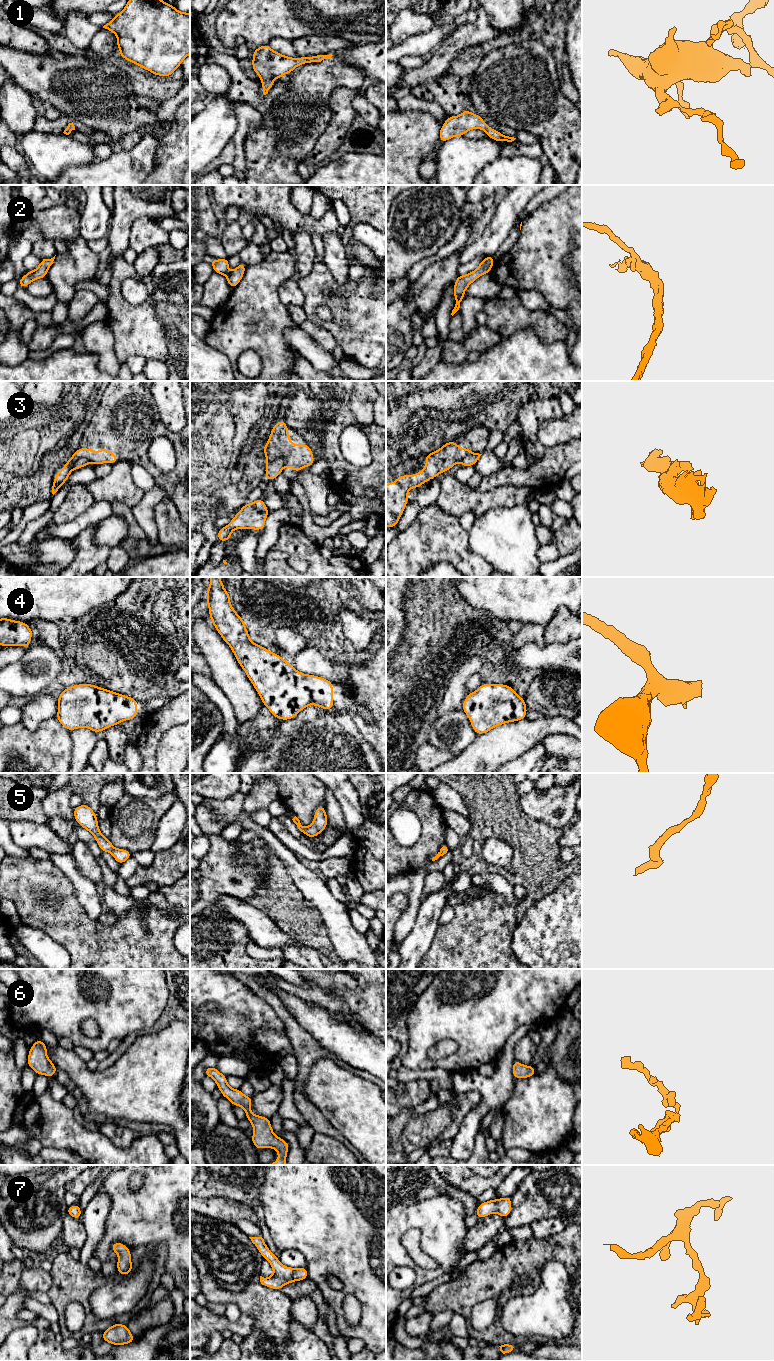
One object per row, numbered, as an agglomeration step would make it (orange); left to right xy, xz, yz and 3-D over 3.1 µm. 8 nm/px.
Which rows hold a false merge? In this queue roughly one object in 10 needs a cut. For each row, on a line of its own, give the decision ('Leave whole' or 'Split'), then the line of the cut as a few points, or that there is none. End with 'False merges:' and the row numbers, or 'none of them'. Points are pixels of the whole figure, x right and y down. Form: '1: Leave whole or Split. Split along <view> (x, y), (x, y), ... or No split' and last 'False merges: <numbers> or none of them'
1: Leave whole. No split
2: Leave whole. No split
3: Split. Split along xy (91, 461), (79, 457), (72, 465), (71, 470)
4: Leave whole. No split
5: Leave whole. No split
6: Leave whole. No split
7: Leave whole. No split
False merges: 3

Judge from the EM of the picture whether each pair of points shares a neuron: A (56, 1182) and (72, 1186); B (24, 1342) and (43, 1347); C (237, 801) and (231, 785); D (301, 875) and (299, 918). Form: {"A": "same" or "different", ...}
{"A": "different", "B": "different", "C": "different", "D": "different"}

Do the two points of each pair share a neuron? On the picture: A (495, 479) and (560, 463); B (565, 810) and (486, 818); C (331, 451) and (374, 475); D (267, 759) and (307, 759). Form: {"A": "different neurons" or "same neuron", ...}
{"A": "same neuron", "B": "different neurons", "C": "same neuron", "D": "same neuron"}

